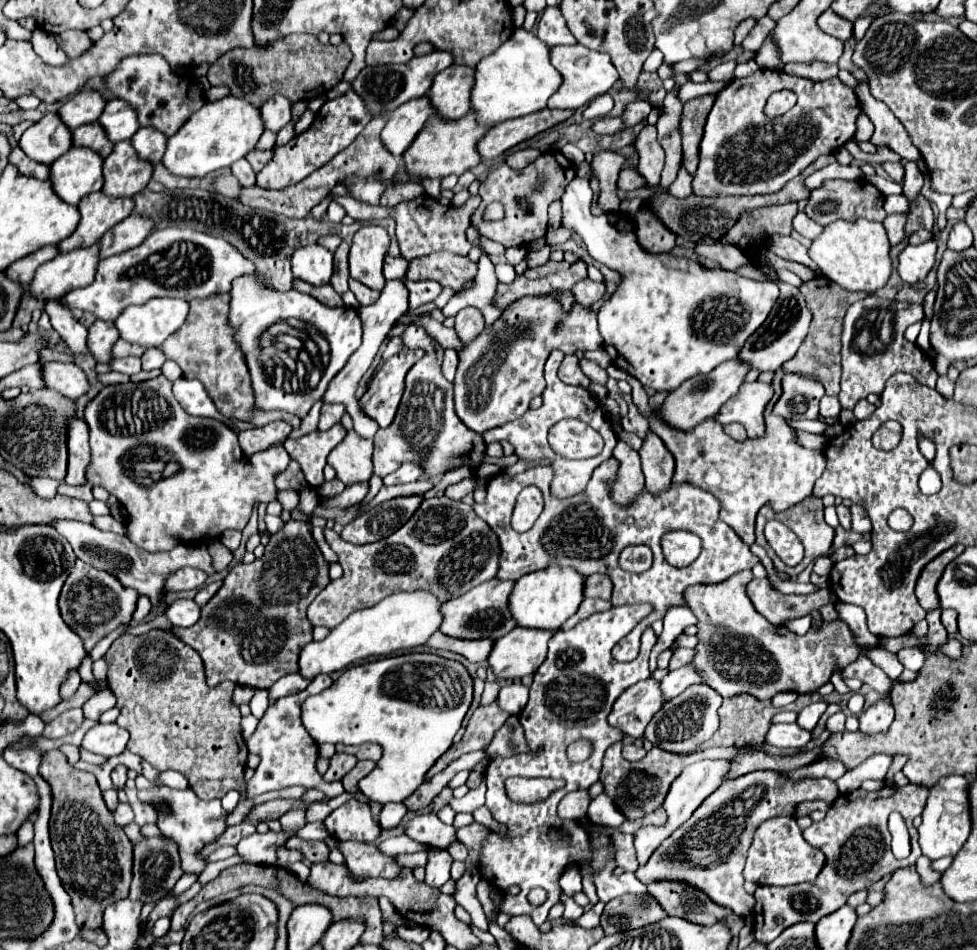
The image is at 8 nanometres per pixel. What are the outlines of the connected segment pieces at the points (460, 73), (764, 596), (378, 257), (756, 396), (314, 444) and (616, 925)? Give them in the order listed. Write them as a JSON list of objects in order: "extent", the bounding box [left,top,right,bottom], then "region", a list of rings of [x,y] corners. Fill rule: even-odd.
[{"extent":[429,66,473,120],"region":[[[449,66],[435,76],[429,100],[435,114],[445,120],[463,118],[469,112],[469,90],[473,86],[473,68]]]},{"extent":[747,578,833,626],"region":[[[753,578],[747,584],[747,596],[757,608],[757,612],[763,614],[775,626],[783,626],[789,620],[807,616],[813,610],[819,610],[825,604],[833,602],[829,588],[821,588],[819,592],[807,596],[795,596],[795,594],[781,594],[773,590],[767,580],[757,578]]]},{"extent":[349,223,389,288],"region":[[[370,223],[359,228],[353,236],[349,254],[351,276],[369,288],[384,288],[386,280],[382,270],[387,250],[389,234],[383,227]]]},{"extent":[715,382,773,438],"region":[[[761,382],[743,384],[739,388],[739,394],[729,398],[729,402],[719,410],[715,420],[723,426],[731,422],[741,422],[749,438],[761,438],[765,430],[763,410],[765,404],[771,400],[771,396],[773,396],[771,384],[761,384]]]},{"extent":[285,424,345,486],"region":[[[335,424],[327,432],[311,432],[301,438],[287,438],[285,450],[293,460],[297,460],[305,472],[305,478],[311,486],[323,484],[323,468],[327,464],[329,452],[343,440],[345,428],[341,424]]]},{"extent":[601,896,667,934],"region":[[[621,896],[613,898],[601,916],[601,926],[605,934],[627,932],[633,928],[641,928],[653,922],[659,922],[667,914],[661,910],[653,896]]]}]

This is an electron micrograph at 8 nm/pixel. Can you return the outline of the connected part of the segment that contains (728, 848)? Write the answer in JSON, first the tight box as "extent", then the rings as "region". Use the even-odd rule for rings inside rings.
{"extent":[635,770,839,916],"region":[[[757,770],[739,778],[727,780],[691,814],[691,818],[677,828],[651,854],[649,862],[641,866],[635,876],[649,884],[659,880],[685,882],[705,892],[719,906],[731,908],[735,914],[749,916],[753,910],[753,896],[743,888],[743,868],[747,848],[753,832],[761,822],[775,816],[793,816],[793,810],[803,800],[834,802],[839,794],[836,782],[821,778],[817,782],[781,782],[775,772]]]}

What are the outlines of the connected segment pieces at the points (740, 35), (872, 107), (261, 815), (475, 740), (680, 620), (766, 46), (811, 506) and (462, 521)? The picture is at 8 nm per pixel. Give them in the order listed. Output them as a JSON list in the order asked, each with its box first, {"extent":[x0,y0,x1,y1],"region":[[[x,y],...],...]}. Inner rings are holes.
[{"extent":[735,18,755,48],"region":[[[747,18],[747,20],[743,20],[739,26],[737,26],[737,30],[735,30],[735,46],[739,48],[741,46],[741,42],[743,42],[743,38],[749,34],[749,30],[755,26],[755,20],[753,18]]]},{"extent":[857,84,921,162],"region":[[[859,84],[857,88],[857,98],[861,102],[863,112],[867,112],[867,116],[871,118],[871,122],[875,124],[875,132],[871,136],[871,144],[877,146],[889,146],[891,150],[895,150],[901,158],[905,158],[909,162],[919,162],[921,154],[919,150],[913,146],[907,130],[903,128],[903,124],[893,116],[893,112],[879,100],[875,100],[869,94],[867,84]]]},{"extent":[247,800,307,824],"region":[[[271,800],[271,802],[263,802],[263,804],[253,806],[253,810],[247,814],[247,820],[251,824],[277,820],[289,808],[307,808],[307,804],[303,804],[301,800]]]},{"extent":[427,704,509,778],"region":[[[489,704],[489,706],[479,706],[473,716],[469,718],[469,724],[465,728],[465,736],[459,744],[453,744],[433,766],[433,770],[429,770],[427,778],[431,778],[433,774],[437,774],[439,770],[443,770],[451,760],[459,758],[461,754],[473,752],[473,750],[485,750],[489,746],[489,742],[493,740],[495,732],[505,724],[505,720],[509,718],[507,712],[499,710],[497,704]]]},{"extent":[649,606,695,674],"region":[[[669,606],[667,612],[665,612],[665,618],[663,618],[663,624],[665,624],[663,634],[659,636],[659,640],[657,640],[657,644],[652,649],[649,658],[651,674],[657,668],[658,655],[673,644],[673,640],[683,632],[685,626],[695,624],[695,616],[693,616],[693,612],[687,606]]]},{"extent":[754,38,783,70],"region":[[[765,38],[761,48],[756,52],[754,60],[760,68],[781,70],[781,66],[783,66],[771,38]]]},{"extent":[757,494,835,576],"region":[[[809,494],[803,502],[787,508],[785,512],[775,512],[775,510],[771,508],[771,504],[767,504],[767,506],[763,506],[763,508],[759,510],[759,514],[757,514],[757,544],[763,546],[763,548],[767,550],[773,564],[775,564],[779,570],[785,570],[789,576],[797,576],[797,574],[803,572],[809,564],[813,564],[817,558],[829,556],[831,546],[833,546],[833,538],[835,538],[835,530],[833,530],[831,526],[827,526],[825,520],[823,520],[823,502],[821,502],[821,498],[817,498],[817,496],[813,496],[813,494]],[[769,520],[779,520],[779,522],[787,524],[787,526],[797,534],[797,538],[803,542],[803,546],[805,546],[805,558],[801,560],[801,564],[797,564],[797,566],[794,567],[787,566],[775,554],[771,546],[767,544],[767,540],[765,540],[765,536],[763,536],[763,528],[765,528],[765,524],[767,524]]]},{"extent":[290,496,499,628],"region":[[[445,496],[423,500],[417,512],[395,534],[363,546],[343,542],[335,530],[327,528],[327,520],[322,517],[309,515],[306,518],[297,508],[291,510],[290,516],[323,528],[327,544],[343,566],[343,576],[331,580],[311,602],[307,616],[313,626],[335,628],[351,612],[371,608],[393,592],[427,590],[439,602],[447,602],[463,596],[481,582],[491,580],[499,568],[499,540],[495,532],[473,512],[469,504],[455,502]]]}]

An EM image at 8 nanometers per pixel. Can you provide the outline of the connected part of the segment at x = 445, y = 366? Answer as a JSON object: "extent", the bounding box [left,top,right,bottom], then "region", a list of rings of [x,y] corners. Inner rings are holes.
{"extent":[441,350,459,384],"region":[[[444,350],[443,362],[441,366],[442,374],[445,378],[453,384],[459,358],[455,350]]]}

